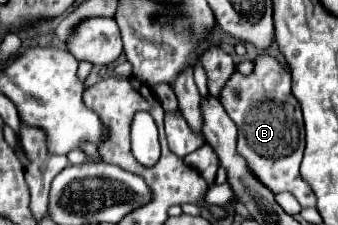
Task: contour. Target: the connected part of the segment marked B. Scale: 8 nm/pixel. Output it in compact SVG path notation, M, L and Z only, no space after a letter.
M259 52L249 76L239 72L231 74L219 92L219 102L237 124L237 152L245 158L251 174L273 194L291 192L303 208L315 206L315 194L299 174L305 150L305 128L301 106L291 92L289 70L269 52Z

